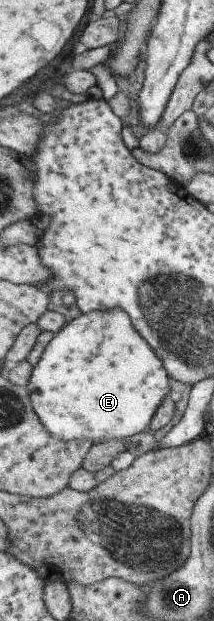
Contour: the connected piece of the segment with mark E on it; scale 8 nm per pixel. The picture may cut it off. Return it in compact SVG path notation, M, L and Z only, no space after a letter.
M114 308L79 313L70 320L55 334L26 387L31 393L34 409L52 435L67 442L84 438L97 444L124 440L150 428L165 397L173 392L170 377L161 356L134 325L130 314L122 308Z

